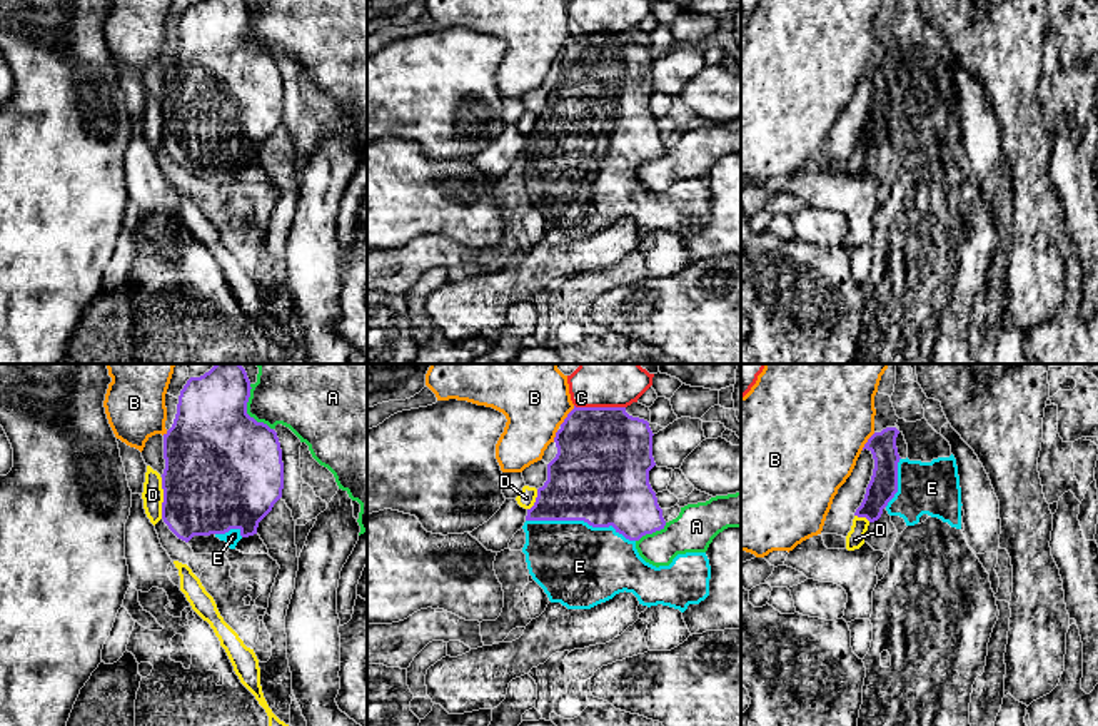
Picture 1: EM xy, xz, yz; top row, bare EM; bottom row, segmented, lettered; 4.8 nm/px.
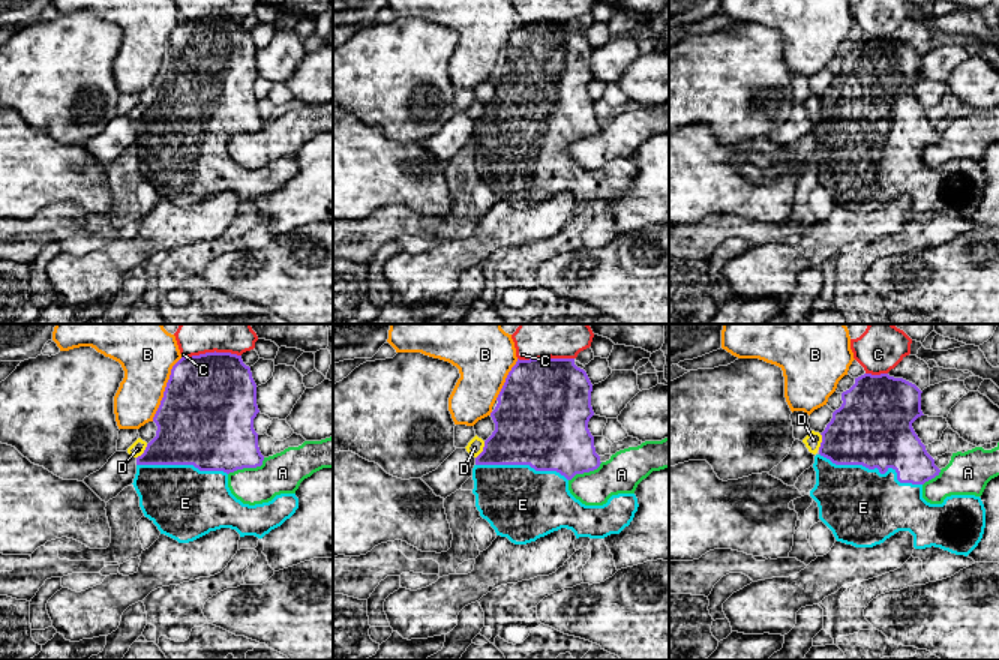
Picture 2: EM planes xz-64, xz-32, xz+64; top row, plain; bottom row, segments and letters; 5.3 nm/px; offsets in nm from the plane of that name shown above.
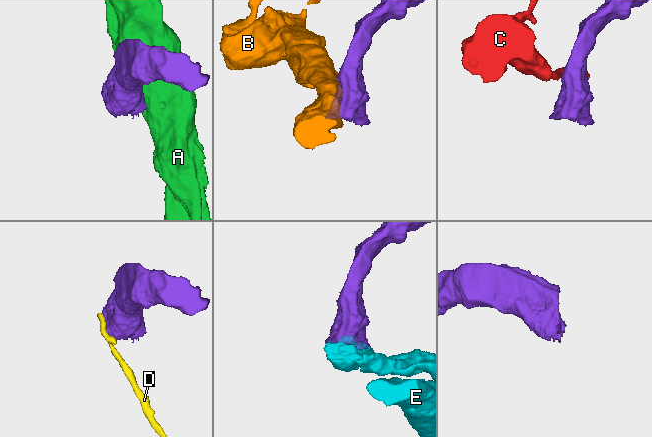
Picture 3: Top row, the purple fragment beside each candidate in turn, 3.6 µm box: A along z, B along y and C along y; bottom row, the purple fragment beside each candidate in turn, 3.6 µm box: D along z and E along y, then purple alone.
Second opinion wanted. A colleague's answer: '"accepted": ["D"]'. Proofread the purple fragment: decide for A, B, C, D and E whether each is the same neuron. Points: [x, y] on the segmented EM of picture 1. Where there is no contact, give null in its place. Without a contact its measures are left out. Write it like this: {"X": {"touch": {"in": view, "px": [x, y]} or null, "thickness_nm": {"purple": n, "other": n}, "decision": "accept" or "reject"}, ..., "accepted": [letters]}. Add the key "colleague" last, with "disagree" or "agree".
{"A": {"touch": {"in": "xy", "px": [246, 411]}, "thickness_nm": {"purple": 480, "other": 360}, "decision": "reject"}, "B": {"touch": {"in": "xz", "px": [568, 416]}, "thickness_nm": {"purple": 440, "other": 360}, "decision": "reject"}, "C": {"touch": {"in": "xz", "px": [599, 408]}, "thickness_nm": {"purple": 460, "other": 300}, "decision": "reject"}, "D": {"touch": {"in": "xy", "px": [164, 498]}, "thickness_nm": {"purple": 480, "other": 100}, "decision": "reject"}, "E": {"touch": {"in": "xz", "px": [581, 519]}, "thickness_nm": {"purple": 460, "other": 400}, "decision": "accept"}, "accepted": ["E"], "colleague": "disagree"}

